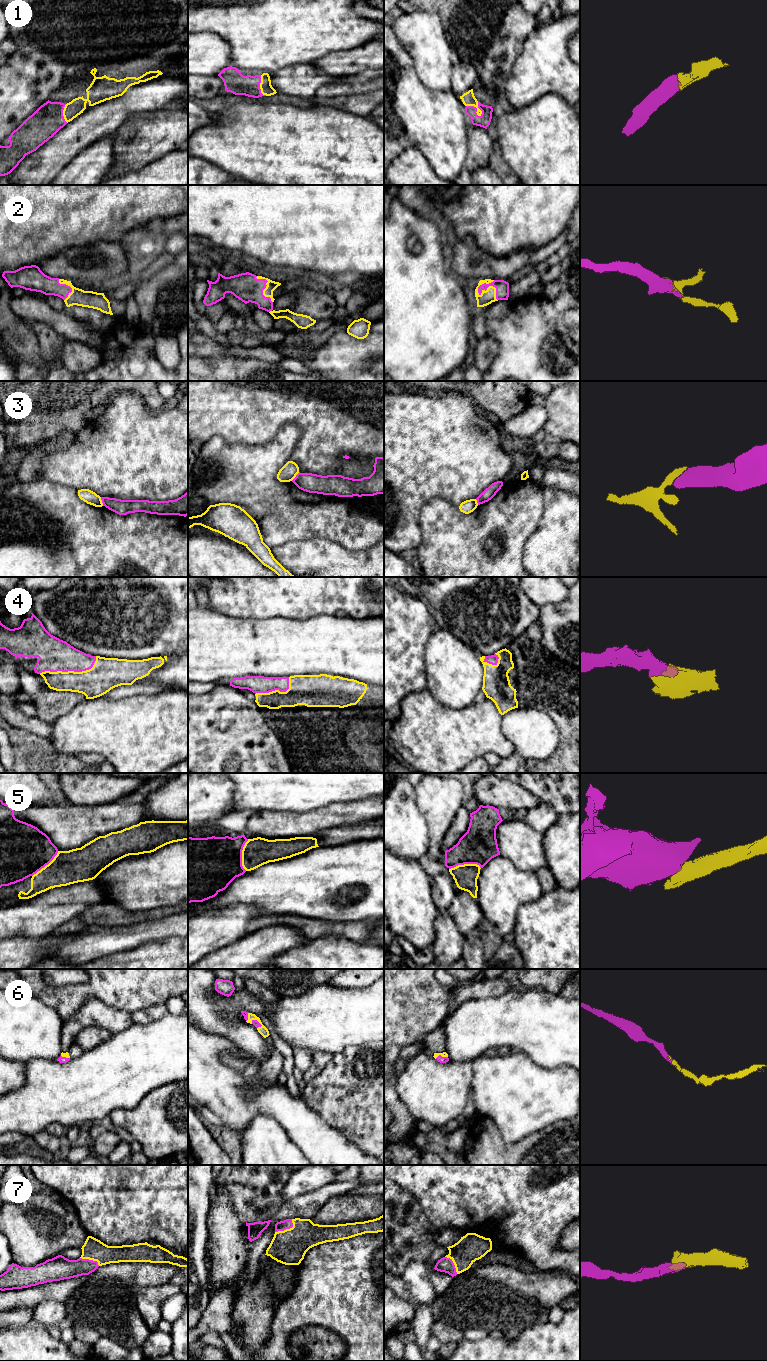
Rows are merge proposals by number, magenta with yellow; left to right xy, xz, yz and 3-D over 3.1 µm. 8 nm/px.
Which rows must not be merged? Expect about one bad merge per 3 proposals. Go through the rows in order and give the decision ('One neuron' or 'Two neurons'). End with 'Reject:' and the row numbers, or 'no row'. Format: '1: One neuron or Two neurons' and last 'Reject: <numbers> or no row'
1: One neuron
2: One neuron
3: Two neurons
4: One neuron
5: Two neurons
6: One neuron
7: One neuron
Reject: 3, 5

